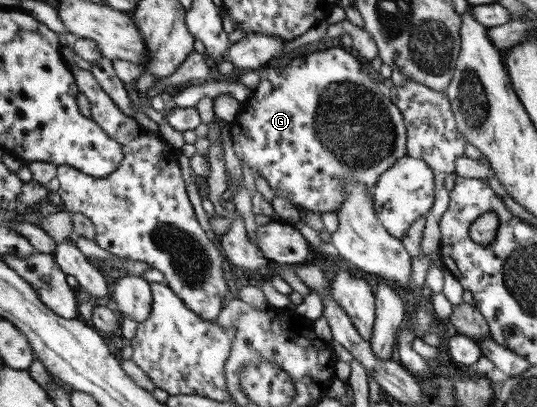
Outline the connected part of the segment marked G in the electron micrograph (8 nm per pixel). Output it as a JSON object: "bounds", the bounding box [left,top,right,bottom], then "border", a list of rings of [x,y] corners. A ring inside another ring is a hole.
{"bounds":[229,45,409,213],"border":[[[338,45],[325,50],[316,50],[306,55],[296,53],[295,57],[287,63],[285,67],[271,67],[270,69],[262,69],[260,73],[260,85],[254,89],[252,99],[248,99],[246,105],[242,105],[240,113],[233,122],[230,123],[229,133],[233,143],[235,155],[242,163],[248,165],[253,173],[259,173],[269,184],[269,187],[275,192],[275,195],[285,197],[294,206],[301,209],[307,209],[314,213],[328,213],[332,211],[337,213],[344,205],[347,199],[347,189],[343,185],[345,179],[359,181],[363,183],[369,195],[375,197],[375,186],[379,182],[380,177],[395,165],[399,159],[409,155],[407,148],[407,123],[404,119],[403,112],[395,105],[392,98],[389,97],[387,89],[377,81],[370,78],[370,74],[365,73],[362,67],[370,66],[358,56],[348,53],[342,45]]]}

